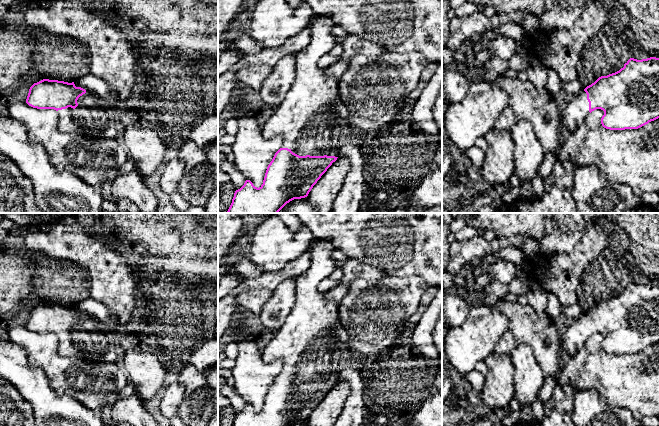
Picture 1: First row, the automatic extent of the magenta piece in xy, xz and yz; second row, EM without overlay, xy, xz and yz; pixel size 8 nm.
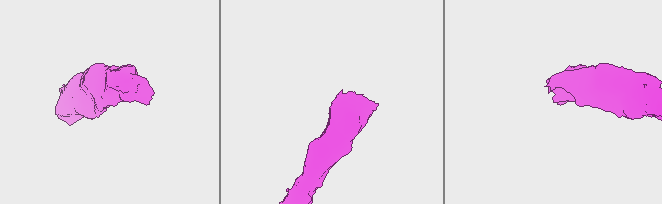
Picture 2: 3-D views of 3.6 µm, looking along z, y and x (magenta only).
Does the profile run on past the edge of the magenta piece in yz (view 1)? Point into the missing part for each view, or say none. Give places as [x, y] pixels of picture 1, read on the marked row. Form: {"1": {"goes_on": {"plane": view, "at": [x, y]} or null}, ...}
{"1": {"goes_on": {"plane": "yz", "at": [577, 109]}}}

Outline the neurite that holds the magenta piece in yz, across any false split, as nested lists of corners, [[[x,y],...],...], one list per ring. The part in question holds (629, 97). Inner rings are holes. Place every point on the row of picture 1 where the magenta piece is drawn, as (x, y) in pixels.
[[[630,58],[619,71],[599,77],[594,83],[582,89],[560,110],[559,133],[561,136],[574,133],[578,125],[594,110],[601,109],[604,115],[601,124],[610,130],[638,129],[659,118],[659,58],[637,60]]]

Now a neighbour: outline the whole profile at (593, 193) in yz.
[[[593,163],[575,168],[572,183],[579,213],[624,213],[642,204],[629,186],[609,181]]]

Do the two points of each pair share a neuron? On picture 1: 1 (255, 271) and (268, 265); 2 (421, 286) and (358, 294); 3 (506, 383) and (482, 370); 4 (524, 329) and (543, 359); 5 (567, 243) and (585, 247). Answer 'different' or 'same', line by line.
1: different
2: same
3: different
4: same
5: different

